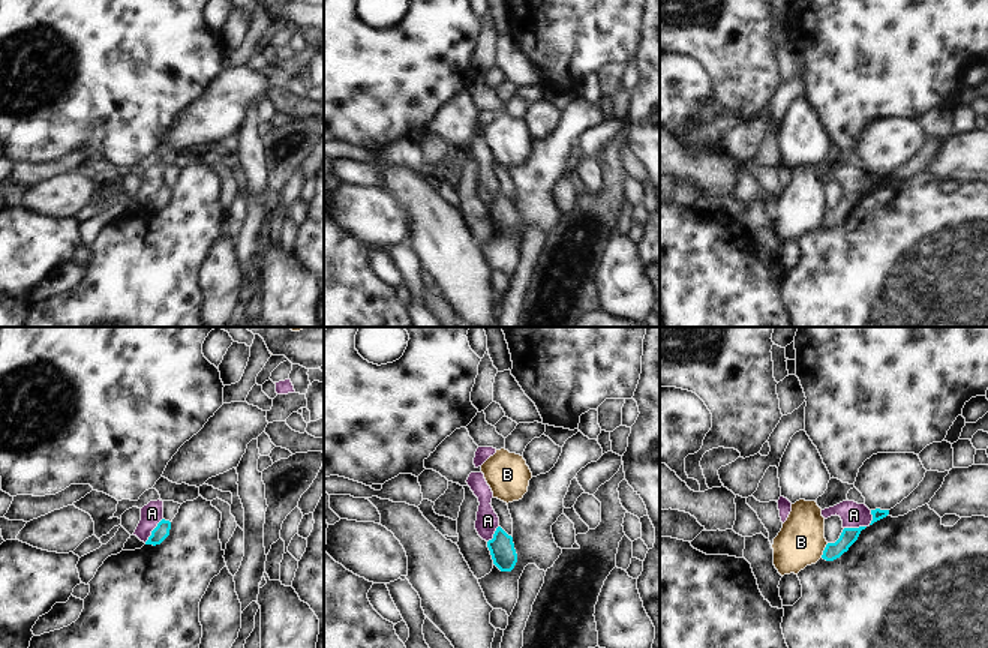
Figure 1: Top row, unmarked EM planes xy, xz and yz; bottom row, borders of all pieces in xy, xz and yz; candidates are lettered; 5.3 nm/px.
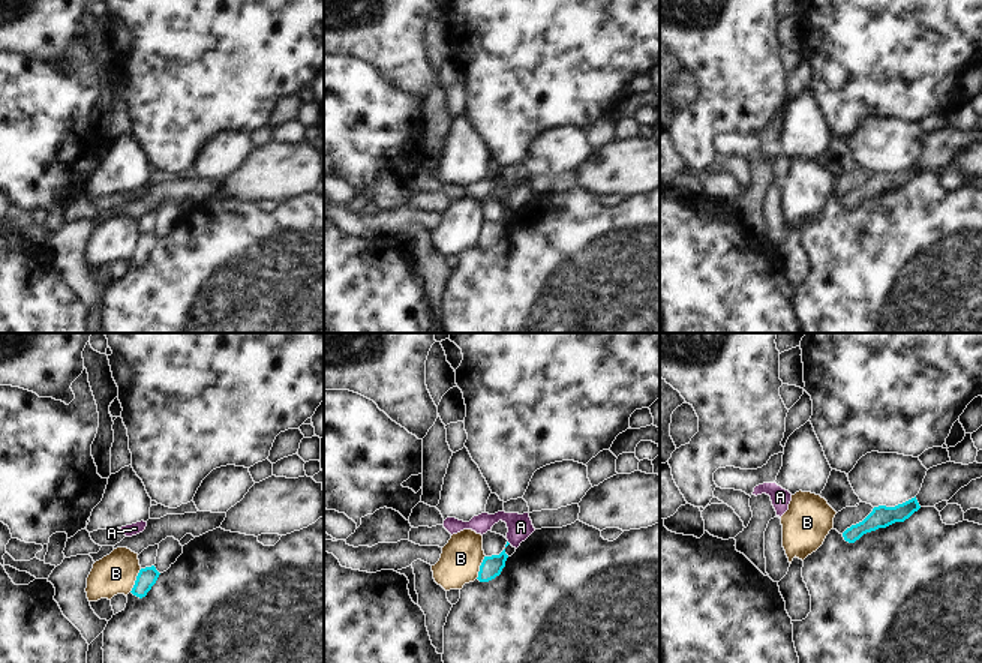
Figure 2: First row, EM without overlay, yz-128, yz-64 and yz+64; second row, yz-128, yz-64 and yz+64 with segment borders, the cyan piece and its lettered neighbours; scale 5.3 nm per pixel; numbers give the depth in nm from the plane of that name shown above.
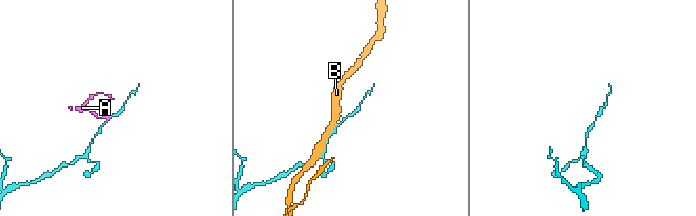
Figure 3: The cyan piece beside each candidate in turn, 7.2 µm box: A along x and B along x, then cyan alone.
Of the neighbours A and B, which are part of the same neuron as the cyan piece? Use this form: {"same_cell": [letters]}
{"same_cell": []}

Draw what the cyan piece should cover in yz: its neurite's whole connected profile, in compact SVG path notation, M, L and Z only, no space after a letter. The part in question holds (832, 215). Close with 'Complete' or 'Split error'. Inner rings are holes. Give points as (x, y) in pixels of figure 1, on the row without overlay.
M867 190L844 192L840 202L835 207L826 208L822 222L826 225L834 225L840 222L858 204L861 195L865 192Z. Complete

